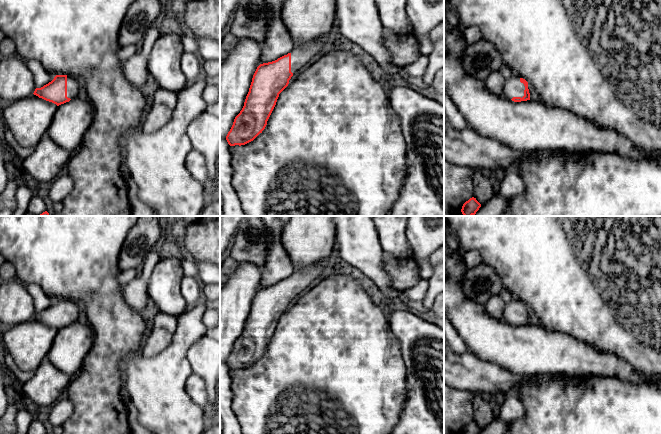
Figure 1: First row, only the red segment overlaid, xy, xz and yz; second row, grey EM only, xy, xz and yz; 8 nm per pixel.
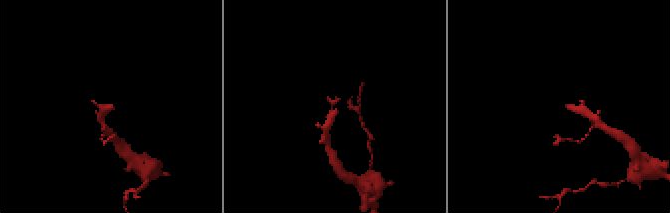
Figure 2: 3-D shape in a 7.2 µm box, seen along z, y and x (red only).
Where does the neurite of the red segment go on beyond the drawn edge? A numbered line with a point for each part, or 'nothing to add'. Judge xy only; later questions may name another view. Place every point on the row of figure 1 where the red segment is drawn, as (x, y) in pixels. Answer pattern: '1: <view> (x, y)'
1: xy (73, 87)

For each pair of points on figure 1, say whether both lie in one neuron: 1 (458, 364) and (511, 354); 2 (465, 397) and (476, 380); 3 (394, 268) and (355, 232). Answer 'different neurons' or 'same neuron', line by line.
1: different neurons
2: different neurons
3: different neurons

